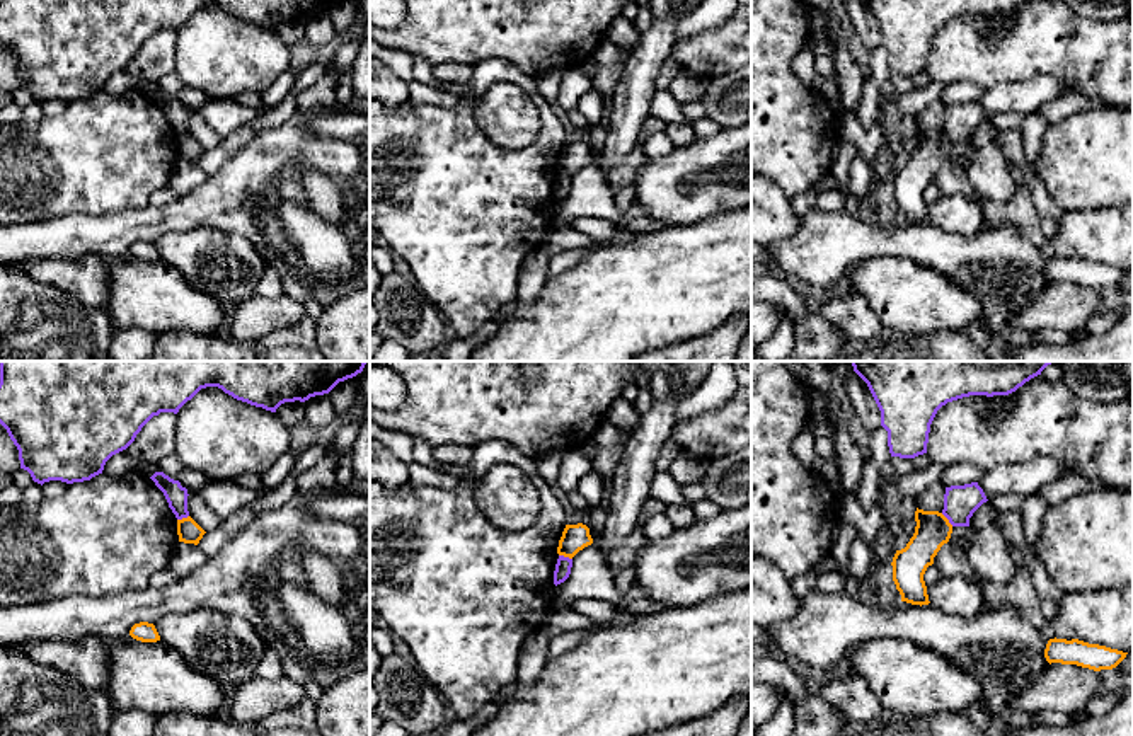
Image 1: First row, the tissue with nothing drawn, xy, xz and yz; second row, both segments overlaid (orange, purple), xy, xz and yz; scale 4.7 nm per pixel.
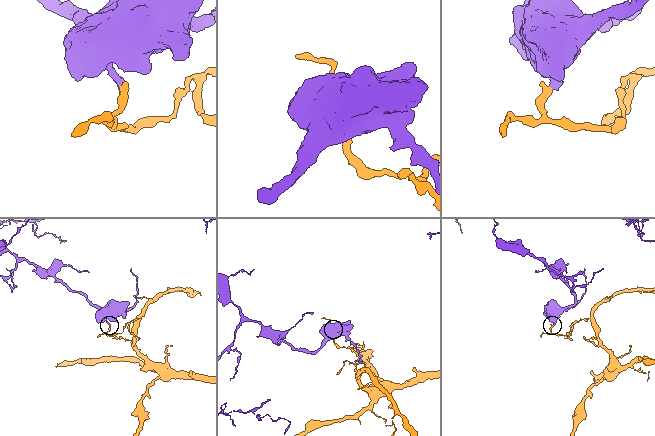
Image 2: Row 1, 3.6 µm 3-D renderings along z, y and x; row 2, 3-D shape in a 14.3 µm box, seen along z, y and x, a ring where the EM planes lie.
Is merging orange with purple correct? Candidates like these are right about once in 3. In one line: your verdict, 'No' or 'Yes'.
No

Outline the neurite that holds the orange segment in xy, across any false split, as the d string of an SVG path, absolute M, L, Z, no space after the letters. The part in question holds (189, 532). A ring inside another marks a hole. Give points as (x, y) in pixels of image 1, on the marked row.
M191 516L177 520L179 542L198 545L204 533Z

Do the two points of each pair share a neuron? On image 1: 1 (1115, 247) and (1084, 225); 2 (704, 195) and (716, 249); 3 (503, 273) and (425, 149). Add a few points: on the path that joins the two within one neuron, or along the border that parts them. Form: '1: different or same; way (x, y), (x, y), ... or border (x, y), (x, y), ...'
1: same; way (1108, 241), (1091, 227)
2: different; border (733, 210), (670, 227)
3: same; way (472, 242), (455, 225), (454, 206), (428, 179)

